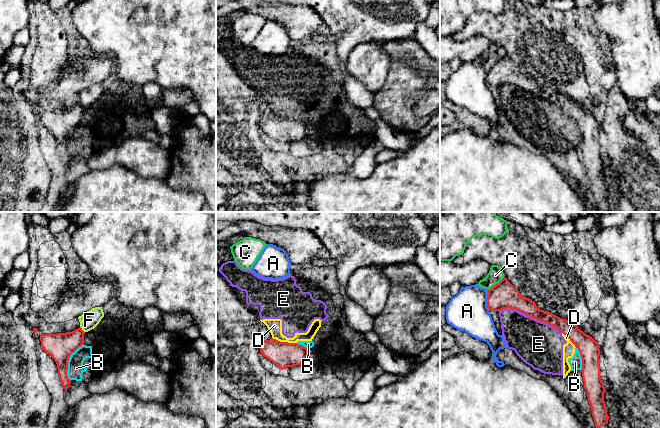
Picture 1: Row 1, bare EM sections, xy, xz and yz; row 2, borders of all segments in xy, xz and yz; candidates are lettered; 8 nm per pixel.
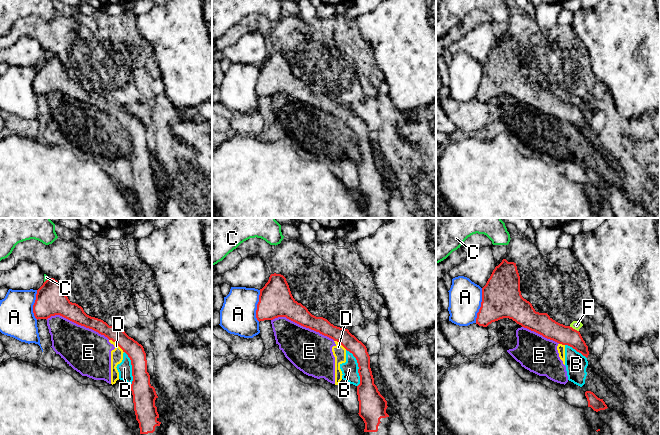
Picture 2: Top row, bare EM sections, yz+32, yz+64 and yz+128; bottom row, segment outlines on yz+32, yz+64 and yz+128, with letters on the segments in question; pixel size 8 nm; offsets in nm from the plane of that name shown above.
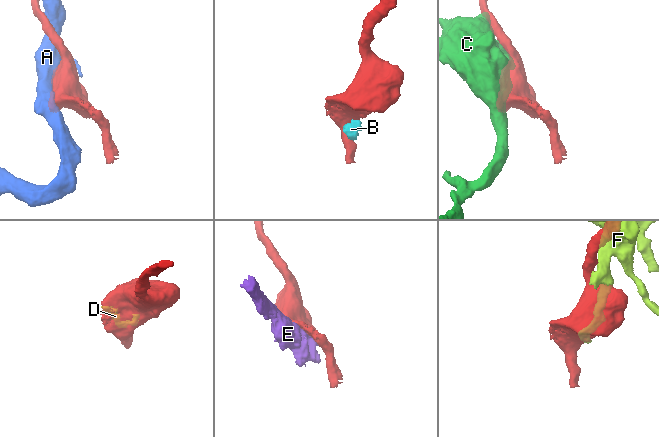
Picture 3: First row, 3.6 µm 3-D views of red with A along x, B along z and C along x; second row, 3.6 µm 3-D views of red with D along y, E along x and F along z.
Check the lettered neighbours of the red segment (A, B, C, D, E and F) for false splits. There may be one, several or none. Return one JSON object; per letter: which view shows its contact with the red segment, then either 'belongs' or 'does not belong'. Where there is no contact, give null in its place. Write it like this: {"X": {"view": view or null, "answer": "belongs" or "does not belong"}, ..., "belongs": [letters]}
{"A": {"view": "yz", "answer": "does not belong"}, "B": {"view": "xy", "answer": "does not belong"}, "C": {"view": "yz", "answer": "does not belong"}, "D": {"view": "xz", "answer": "does not belong"}, "E": {"view": "yz", "answer": "does not belong"}, "F": {"view": "xy", "answer": "does not belong"}, "belongs": []}

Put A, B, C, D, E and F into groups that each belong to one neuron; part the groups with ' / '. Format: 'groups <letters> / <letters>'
groups A / B D E / C / F

